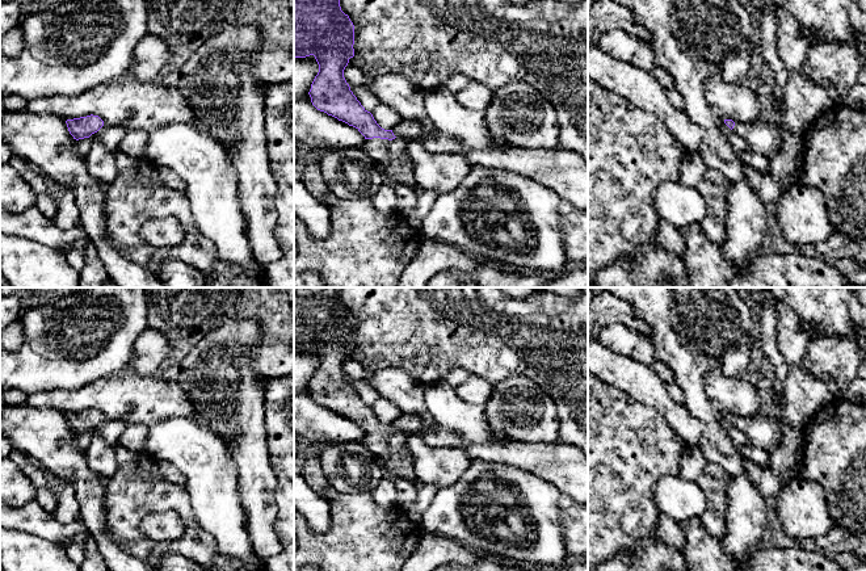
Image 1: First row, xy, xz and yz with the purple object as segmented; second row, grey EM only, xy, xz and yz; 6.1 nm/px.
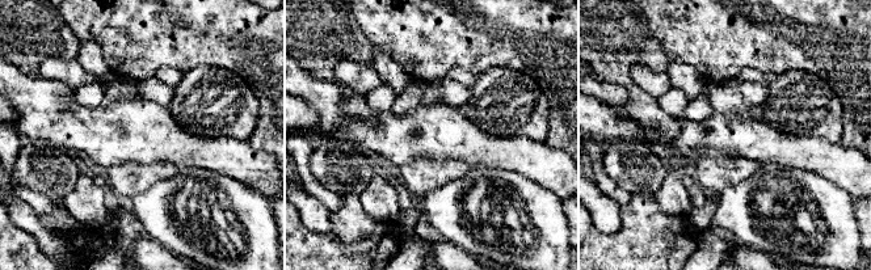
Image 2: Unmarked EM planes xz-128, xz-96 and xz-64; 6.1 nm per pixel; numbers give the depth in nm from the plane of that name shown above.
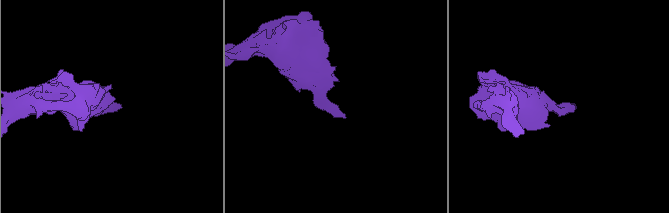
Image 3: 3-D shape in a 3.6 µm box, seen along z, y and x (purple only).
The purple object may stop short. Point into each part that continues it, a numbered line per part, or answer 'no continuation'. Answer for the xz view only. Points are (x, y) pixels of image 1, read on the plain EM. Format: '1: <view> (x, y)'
1: xz (391, 450)

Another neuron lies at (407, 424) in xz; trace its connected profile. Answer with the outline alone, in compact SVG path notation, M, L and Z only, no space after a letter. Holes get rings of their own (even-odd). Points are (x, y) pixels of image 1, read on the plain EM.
M403 413L392 427L396 432L409 436L420 431L423 421L417 415Z

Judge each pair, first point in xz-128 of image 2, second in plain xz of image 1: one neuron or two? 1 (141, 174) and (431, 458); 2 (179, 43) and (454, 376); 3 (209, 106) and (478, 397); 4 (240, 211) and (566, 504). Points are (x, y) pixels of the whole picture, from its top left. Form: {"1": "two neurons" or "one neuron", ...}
{"1": "one neuron", "2": "two neurons", "3": "two neurons", "4": "two neurons"}

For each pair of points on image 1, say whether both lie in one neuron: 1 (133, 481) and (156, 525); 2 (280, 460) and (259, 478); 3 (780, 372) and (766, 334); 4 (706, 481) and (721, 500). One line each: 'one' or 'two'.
1: two
2: two
3: one
4: one

